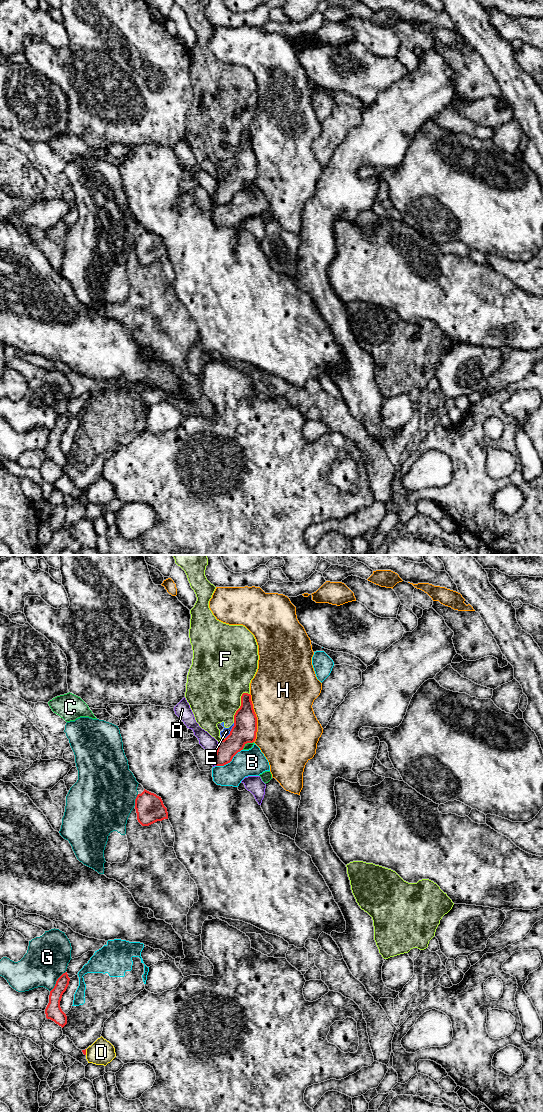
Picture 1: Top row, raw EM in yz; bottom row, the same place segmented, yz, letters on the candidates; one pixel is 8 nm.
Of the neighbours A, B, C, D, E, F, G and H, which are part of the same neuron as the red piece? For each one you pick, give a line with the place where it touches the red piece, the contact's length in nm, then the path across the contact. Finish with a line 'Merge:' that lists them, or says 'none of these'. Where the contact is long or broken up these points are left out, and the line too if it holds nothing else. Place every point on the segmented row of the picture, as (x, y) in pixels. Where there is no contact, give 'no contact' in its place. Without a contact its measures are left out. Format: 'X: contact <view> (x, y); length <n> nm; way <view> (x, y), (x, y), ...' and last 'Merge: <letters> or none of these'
Merge: none of these

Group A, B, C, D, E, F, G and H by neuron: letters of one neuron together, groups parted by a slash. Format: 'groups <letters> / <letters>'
groups A / B / C / D / E F / G / H

